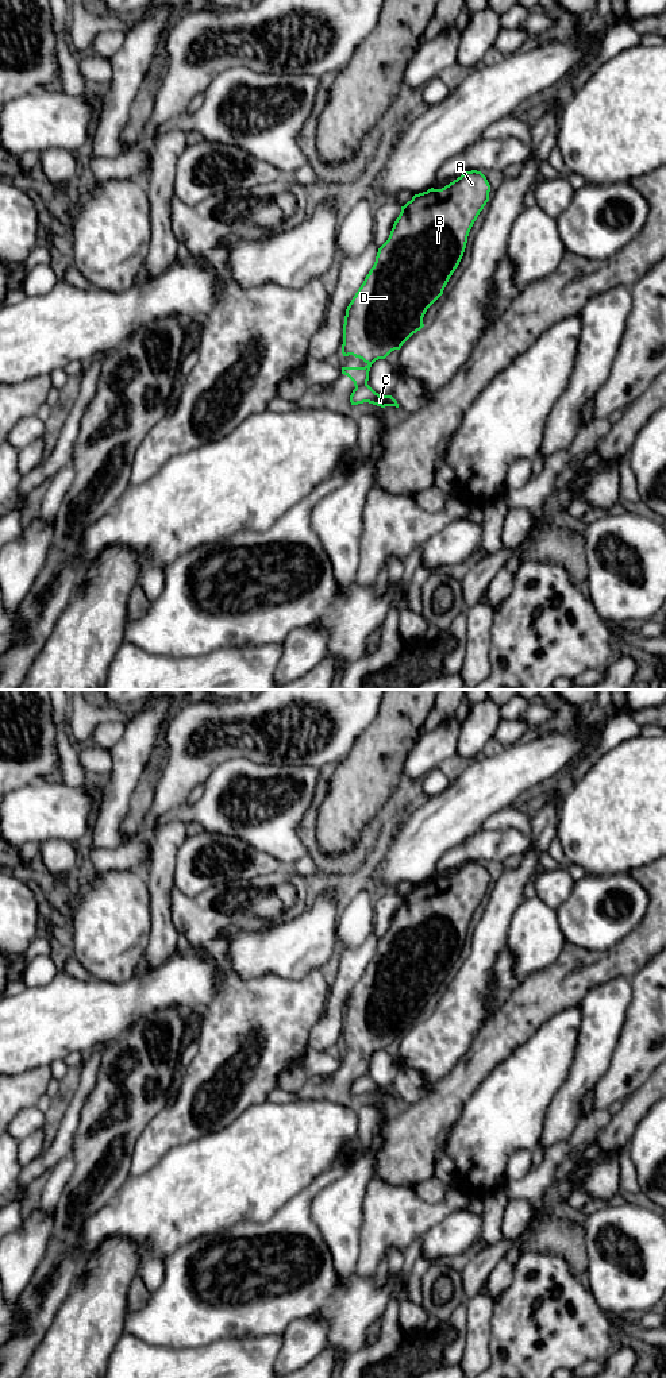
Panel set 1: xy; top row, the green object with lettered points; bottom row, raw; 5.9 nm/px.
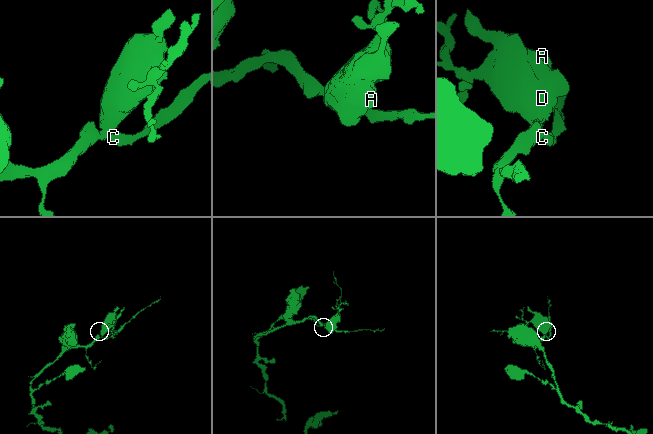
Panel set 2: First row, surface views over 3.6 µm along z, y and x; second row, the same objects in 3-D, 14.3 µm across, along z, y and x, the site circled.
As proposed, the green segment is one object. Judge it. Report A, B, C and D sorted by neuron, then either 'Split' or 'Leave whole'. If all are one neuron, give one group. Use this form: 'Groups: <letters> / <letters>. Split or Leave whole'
Groups: A B D / C. Split

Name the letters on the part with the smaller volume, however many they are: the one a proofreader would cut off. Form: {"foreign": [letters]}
{"foreign": ["A", "B", "D"]}

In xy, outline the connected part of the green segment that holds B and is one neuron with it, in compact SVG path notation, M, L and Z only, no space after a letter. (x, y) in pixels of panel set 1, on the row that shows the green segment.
M477 170L466 171L442 189L415 194L401 206L388 240L378 248L376 262L346 309L343 324L343 356L362 359L365 367L342 367L354 386L369 381L372 364L385 359L423 324L427 309L443 294L458 267L469 232L489 201L490 185Z

